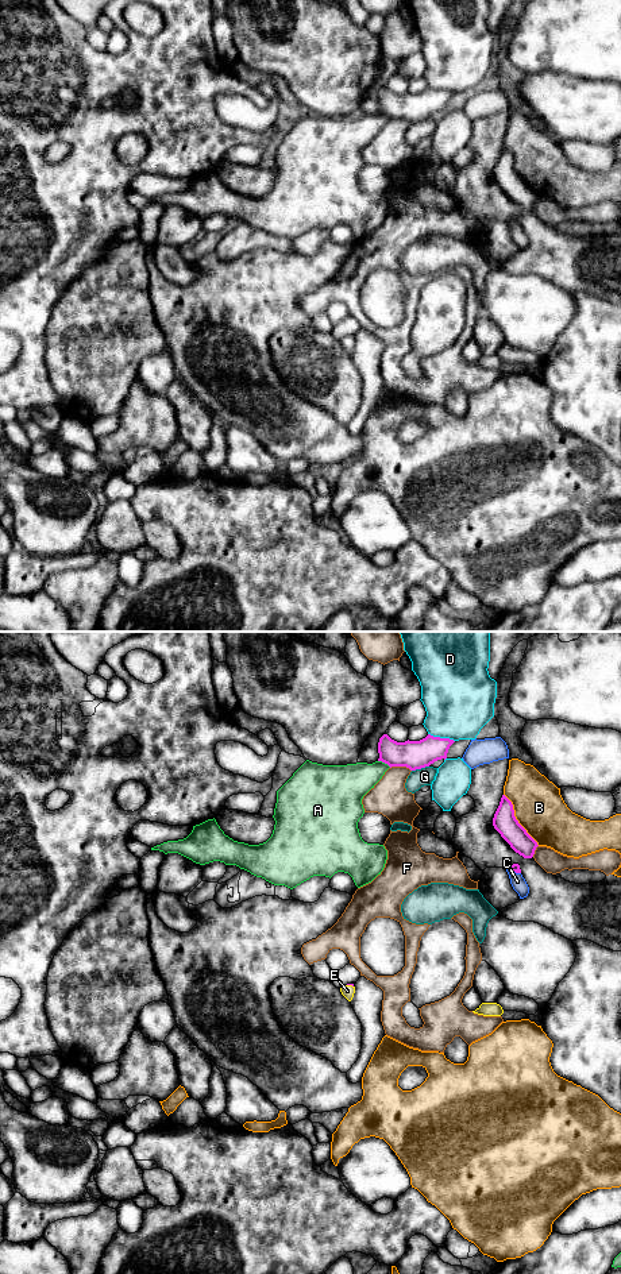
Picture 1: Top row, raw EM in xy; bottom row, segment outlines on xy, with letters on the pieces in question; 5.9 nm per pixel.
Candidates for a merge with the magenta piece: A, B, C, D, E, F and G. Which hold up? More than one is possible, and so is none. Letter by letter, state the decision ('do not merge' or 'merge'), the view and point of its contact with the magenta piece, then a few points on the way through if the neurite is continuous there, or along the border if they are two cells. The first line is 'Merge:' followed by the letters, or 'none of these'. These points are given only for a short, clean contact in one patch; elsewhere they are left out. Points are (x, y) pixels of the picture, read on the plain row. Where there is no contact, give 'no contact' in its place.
Merge: E
A: do not merge | xy (385, 115)
B: do not merge | xy (516, 172)
C: do not merge | xy (515, 223)
D: do not merge | xy (442, 91)
E: merge | xy (350, 336) | across xy (347, 336), (350, 336), (347, 343)
F: do not merge | xy (401, 118)
G: do not merge | xy (420, 120)

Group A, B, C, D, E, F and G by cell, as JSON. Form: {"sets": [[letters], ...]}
{"sets": [["A"], ["B"], ["C"], ["D"], ["E"], ["F"], ["G"]]}

